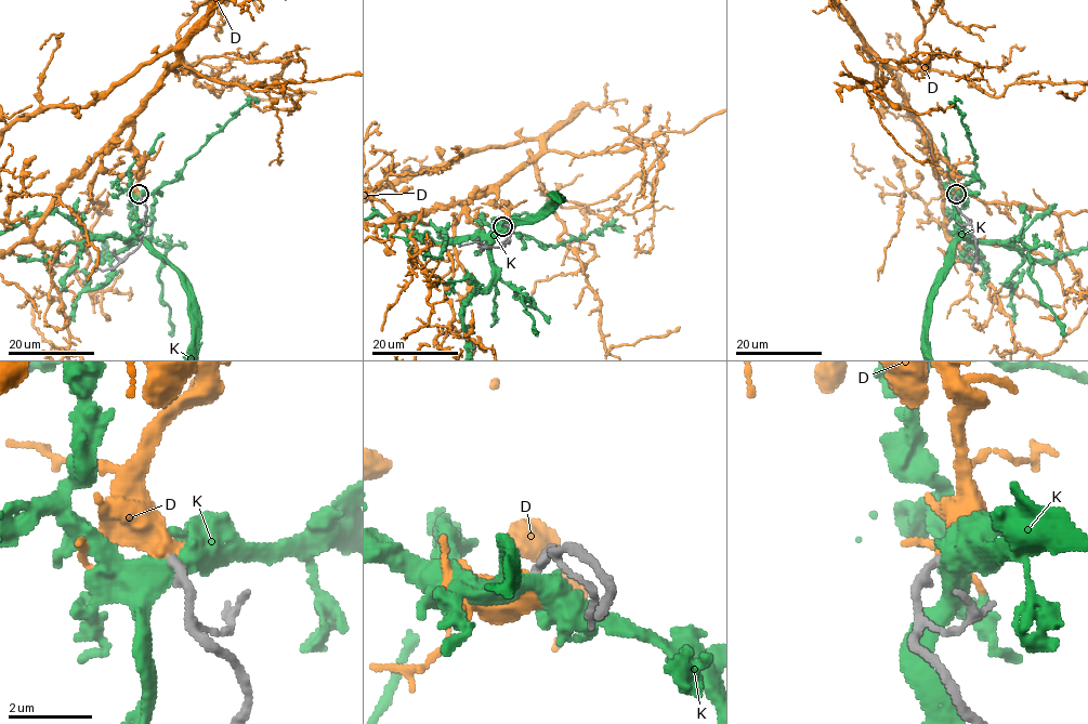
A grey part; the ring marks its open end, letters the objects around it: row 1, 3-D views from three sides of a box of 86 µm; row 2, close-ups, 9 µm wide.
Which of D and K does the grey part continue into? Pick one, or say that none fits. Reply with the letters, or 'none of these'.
D

